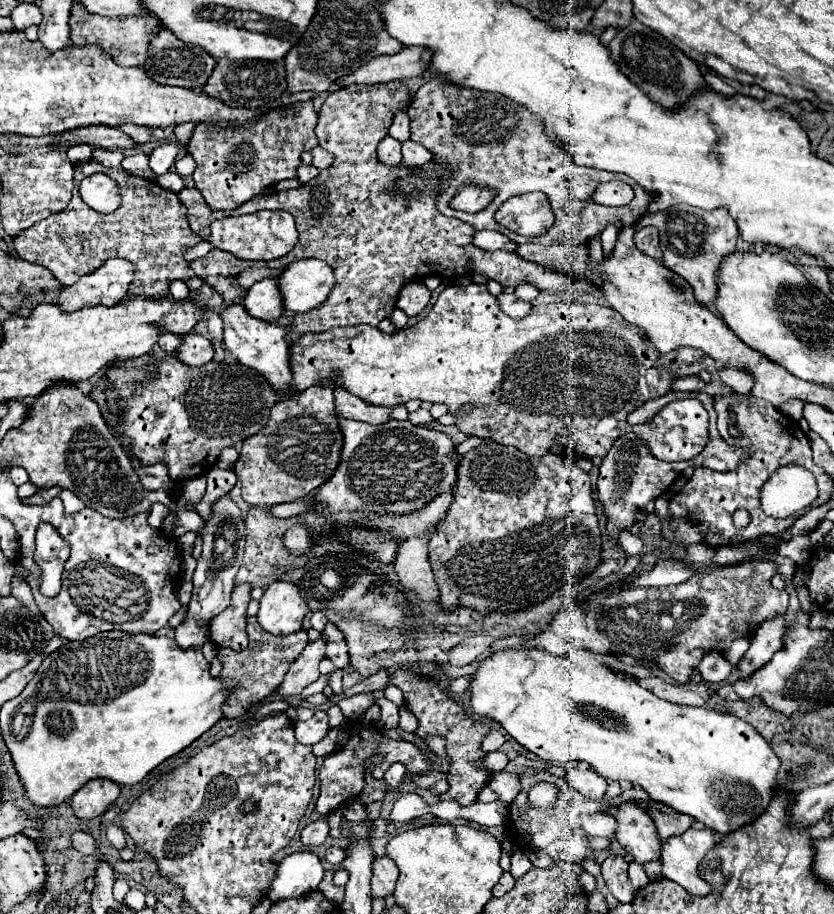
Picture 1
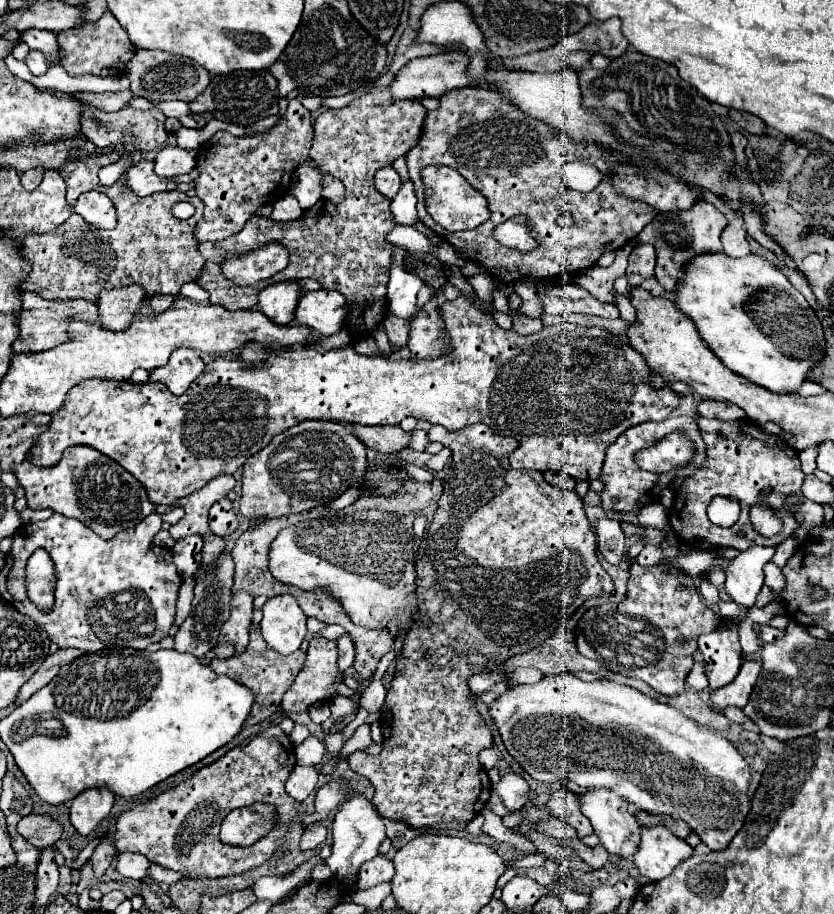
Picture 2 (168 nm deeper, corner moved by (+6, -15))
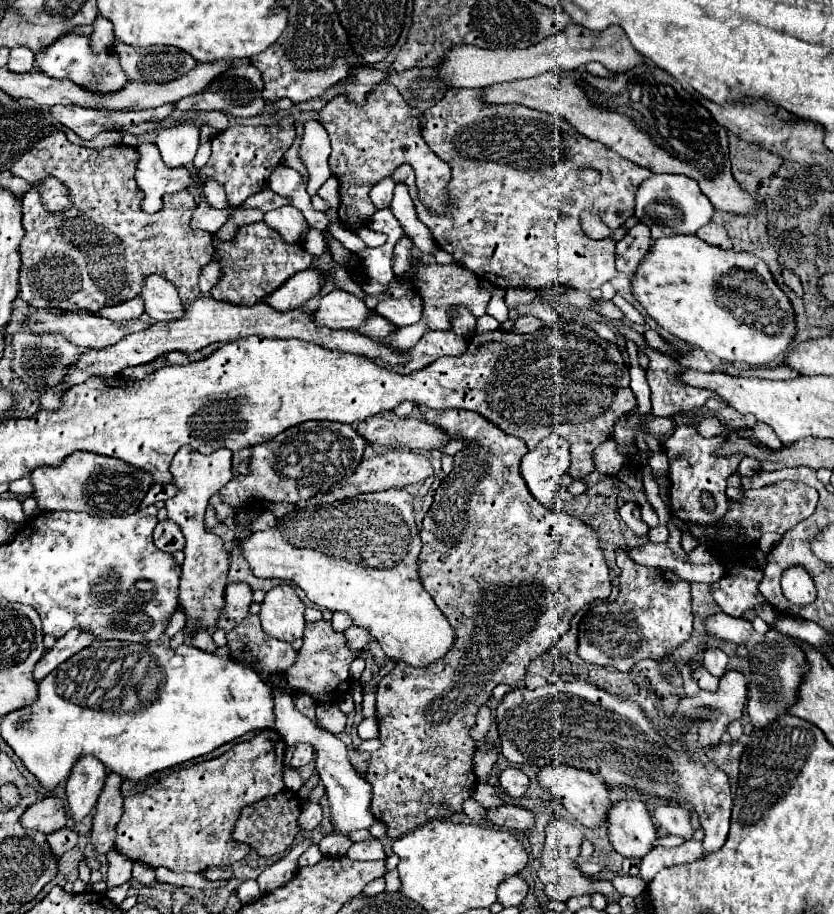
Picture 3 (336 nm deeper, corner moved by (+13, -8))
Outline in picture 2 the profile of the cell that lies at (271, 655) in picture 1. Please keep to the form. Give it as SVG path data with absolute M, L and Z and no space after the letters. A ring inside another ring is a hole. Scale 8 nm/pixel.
M251 625L249 645L245 647L245 651L241 655L231 657L231 659L217 661L217 665L219 665L217 673L223 673L223 675L229 675L231 679L237 679L241 685L249 687L255 693L255 705L253 705L253 711L251 711L251 715L245 723L245 725L253 725L253 723L265 721L267 717L271 717L277 711L285 691L293 685L293 681L295 681L297 673L301 671L303 663L305 663L305 653L303 651L295 651L291 655L279 655L275 649L271 649L265 643L265 639L259 631L259 625Z

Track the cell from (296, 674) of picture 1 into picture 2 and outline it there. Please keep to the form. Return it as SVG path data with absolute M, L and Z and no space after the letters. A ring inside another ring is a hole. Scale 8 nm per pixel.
M315 633L311 637L311 643L309 643L309 649L307 649L307 659L305 659L305 665L303 669L299 671L295 683L291 685L291 689L283 695L283 703L281 707L287 711L287 713L301 713L301 711L307 711L311 705L319 703L319 701L325 701L329 697L335 697L337 695L337 689L335 689L335 683L337 681L343 681L343 671L337 667L337 641L329 641L325 639L321 633Z

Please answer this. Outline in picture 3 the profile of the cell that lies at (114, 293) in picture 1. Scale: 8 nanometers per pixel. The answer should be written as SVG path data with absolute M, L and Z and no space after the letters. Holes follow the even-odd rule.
M148 276L142 284L140 298L144 300L146 314L152 320L176 320L182 316L182 302L176 288L162 276Z

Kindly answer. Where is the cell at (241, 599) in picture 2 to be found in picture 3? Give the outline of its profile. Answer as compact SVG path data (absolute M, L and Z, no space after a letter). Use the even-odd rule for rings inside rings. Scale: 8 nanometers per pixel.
M244 582L228 584L226 586L226 604L222 608L222 616L218 618L216 628L230 632L234 626L238 626L246 618L250 604L252 604L252 588L248 584L244 584Z

